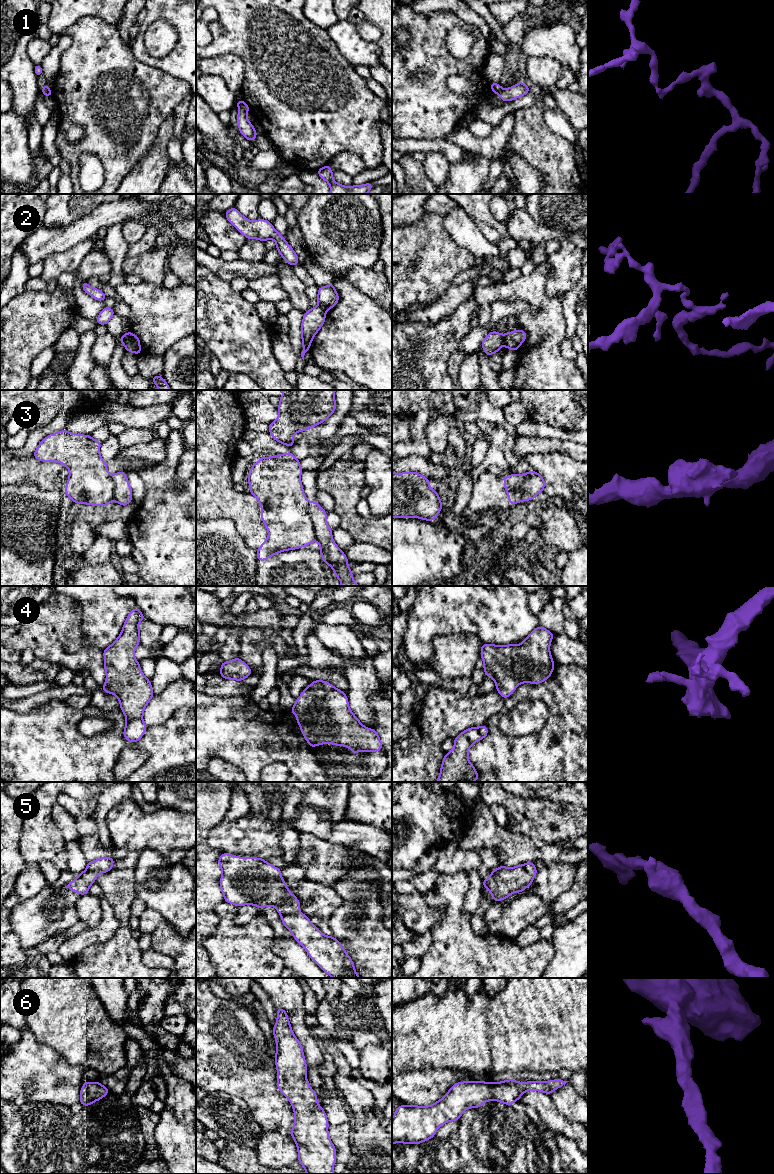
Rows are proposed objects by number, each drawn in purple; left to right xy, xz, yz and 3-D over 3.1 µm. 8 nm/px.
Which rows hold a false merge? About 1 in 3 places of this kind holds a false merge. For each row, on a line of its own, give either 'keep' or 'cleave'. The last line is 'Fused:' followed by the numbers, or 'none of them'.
1: cleave
2: cleave
3: cleave
4: keep
5: keep
6: keep
Fused: 1, 2, 3

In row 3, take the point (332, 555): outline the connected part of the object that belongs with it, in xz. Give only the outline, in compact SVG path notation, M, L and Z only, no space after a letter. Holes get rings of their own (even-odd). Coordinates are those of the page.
M313 501L309 502L308 513L314 526L316 541L320 545L320 553L324 563L332 567L335 577L341 582L341 586L359 586L353 579L354 575L351 573L351 568L347 565L347 562L349 561L348 558L332 538L333 530L326 522L327 512L323 510L316 501Z

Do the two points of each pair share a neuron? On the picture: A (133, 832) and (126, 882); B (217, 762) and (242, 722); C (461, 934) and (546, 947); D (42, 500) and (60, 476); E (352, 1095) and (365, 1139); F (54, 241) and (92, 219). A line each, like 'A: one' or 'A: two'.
A: two
B: two
C: one
D: two
E: two
F: one

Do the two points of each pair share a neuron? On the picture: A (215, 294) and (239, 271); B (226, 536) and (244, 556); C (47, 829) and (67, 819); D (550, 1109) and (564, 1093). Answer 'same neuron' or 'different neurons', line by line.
A: different neurons
B: same neuron
C: different neurons
D: different neurons

